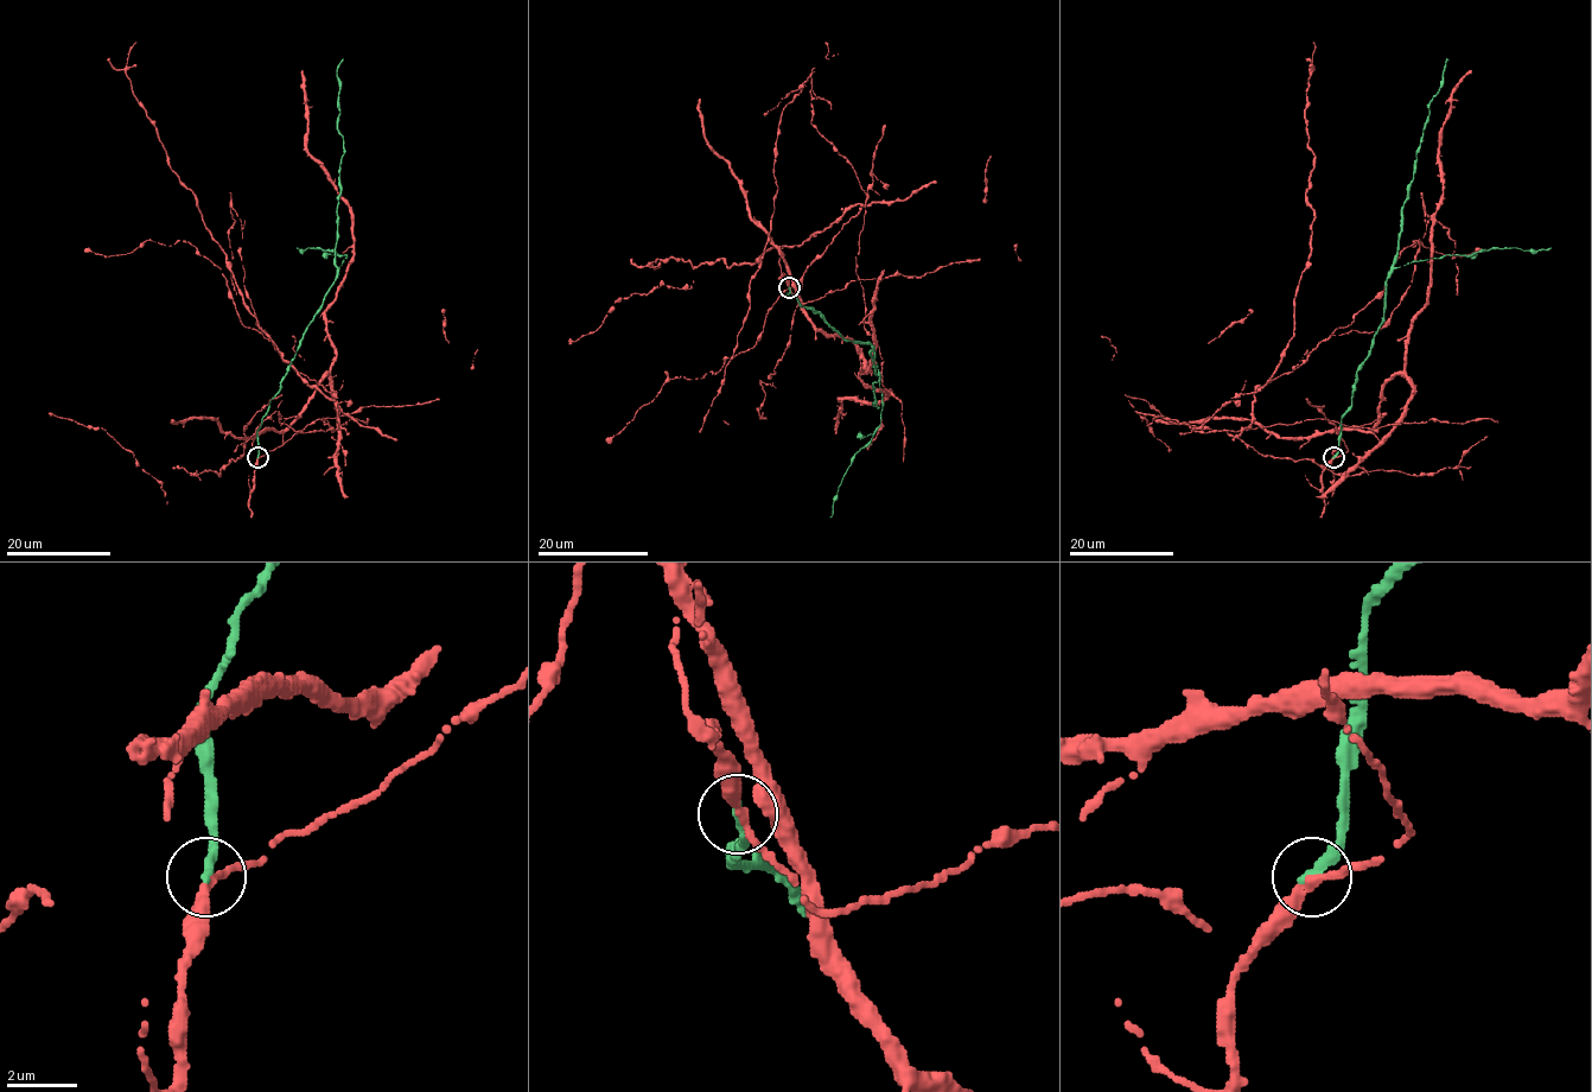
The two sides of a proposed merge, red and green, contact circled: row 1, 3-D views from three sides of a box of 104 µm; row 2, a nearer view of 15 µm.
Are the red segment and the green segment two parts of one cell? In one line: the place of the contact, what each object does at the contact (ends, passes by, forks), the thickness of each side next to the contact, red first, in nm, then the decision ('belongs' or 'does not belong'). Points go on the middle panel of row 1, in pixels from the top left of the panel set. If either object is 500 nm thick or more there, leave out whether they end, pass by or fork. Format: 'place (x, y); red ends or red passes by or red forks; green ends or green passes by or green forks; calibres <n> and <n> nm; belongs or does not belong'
place (789, 287); red passes by; green ends; calibres 240 and 360 nm; belongs

